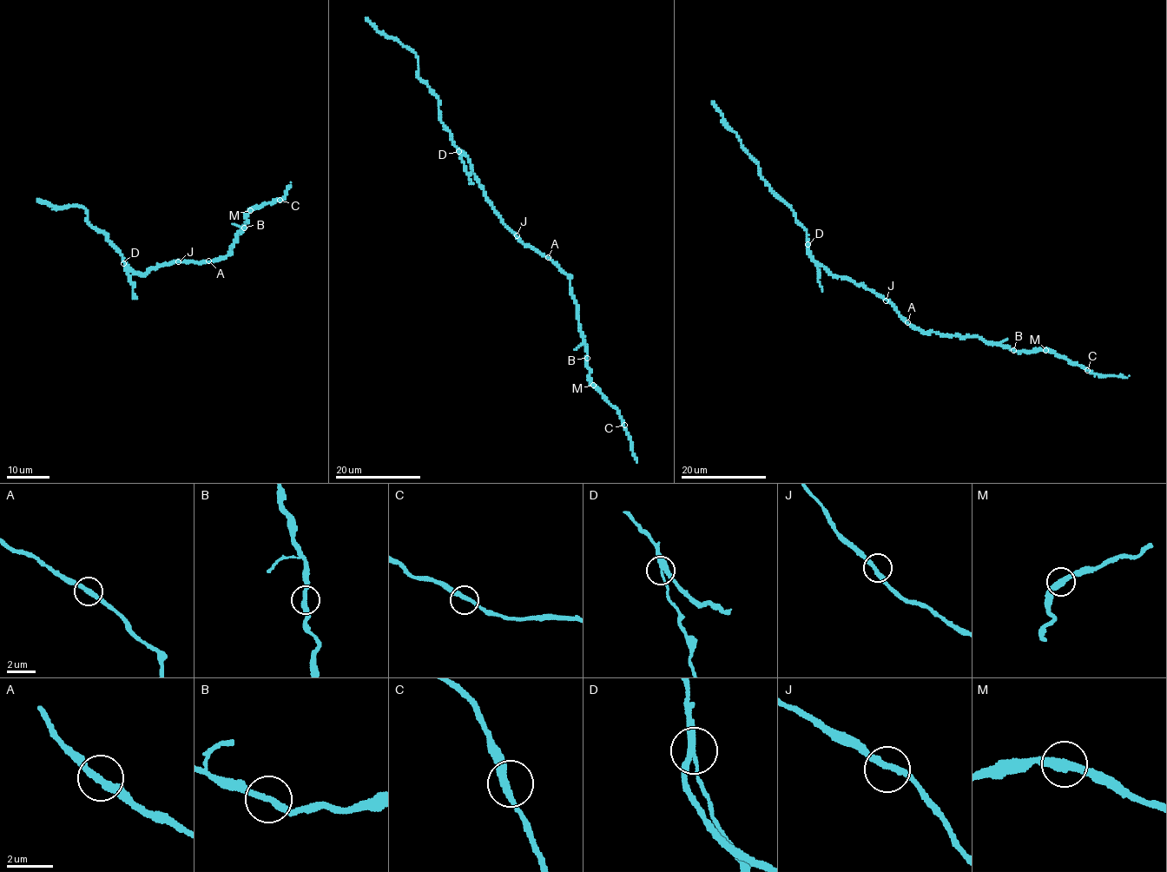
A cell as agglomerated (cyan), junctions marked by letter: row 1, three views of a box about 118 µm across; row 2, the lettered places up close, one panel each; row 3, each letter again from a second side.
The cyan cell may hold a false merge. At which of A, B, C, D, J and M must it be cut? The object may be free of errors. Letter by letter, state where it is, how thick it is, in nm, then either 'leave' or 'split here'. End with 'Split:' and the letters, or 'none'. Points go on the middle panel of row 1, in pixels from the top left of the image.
A: at (548, 257); 280 nm thick; leave
B: at (587, 358); 280 nm thick; leave
C: at (624, 425); 300 nm thick; leave
D: at (458, 151); 260 nm thick; split here
J: at (517, 235); 280 nm thick; leave
M: at (593, 385); 280 nm thick; leave
Split: D

